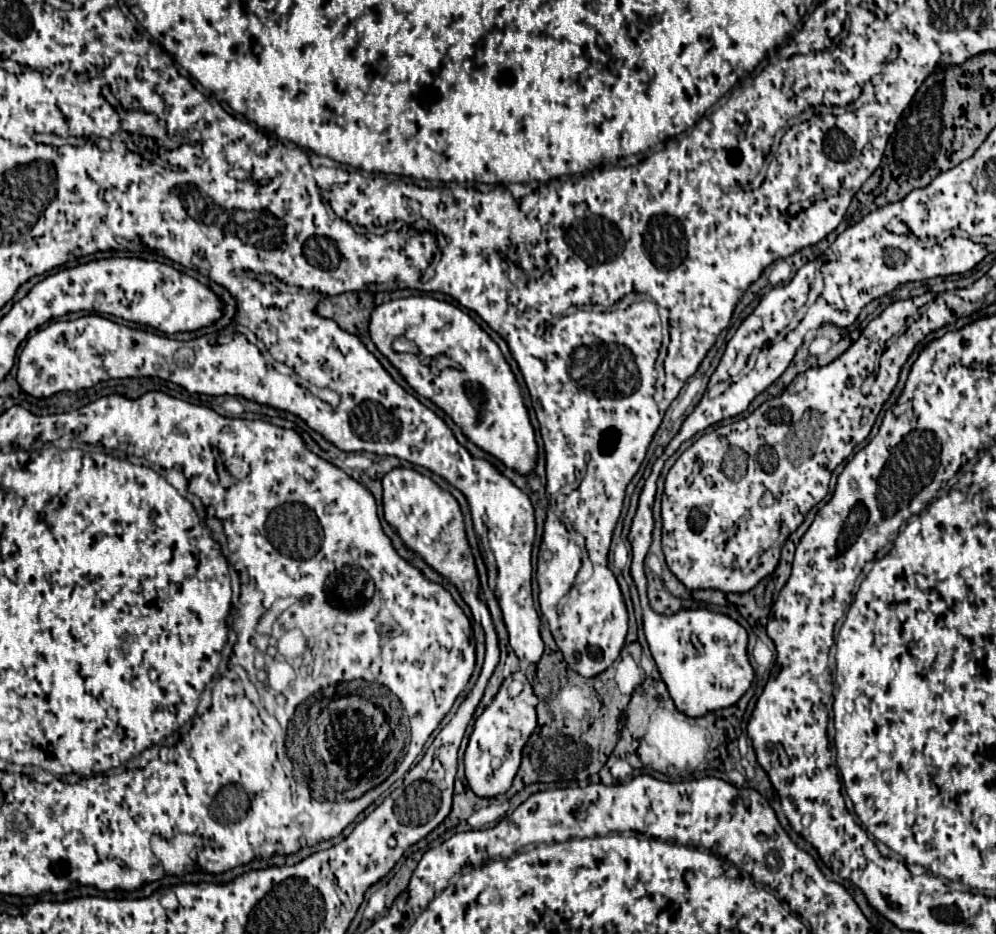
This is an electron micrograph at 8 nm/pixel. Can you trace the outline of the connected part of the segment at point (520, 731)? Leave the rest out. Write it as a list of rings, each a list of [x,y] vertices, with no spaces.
[[[512,676],[504,680],[492,704],[476,718],[474,730],[468,740],[468,748],[464,754],[464,768],[466,768],[466,780],[476,796],[496,798],[498,794],[508,792],[520,766],[522,748],[536,728],[538,697],[528,684],[528,680],[516,696],[510,694],[510,684],[512,684]]]

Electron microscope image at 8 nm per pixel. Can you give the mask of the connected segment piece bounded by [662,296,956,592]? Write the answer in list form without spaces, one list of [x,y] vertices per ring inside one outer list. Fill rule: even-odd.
[[[922,296],[898,300],[876,316],[862,330],[860,338],[834,362],[820,368],[808,368],[798,374],[780,396],[762,402],[746,418],[706,432],[686,448],[670,468],[662,494],[662,552],[670,572],[690,590],[712,588],[722,592],[746,592],[766,574],[774,572],[788,534],[794,532],[804,522],[806,512],[828,494],[832,470],[870,434],[910,352],[928,332],[938,330],[952,320],[956,318],[950,308],[948,314],[940,314],[940,298],[932,298],[930,302],[922,300]],[[876,360],[880,362],[878,374],[870,392],[862,394],[862,384],[874,372]],[[764,490],[774,494],[776,502],[772,508],[762,508],[758,504]]]

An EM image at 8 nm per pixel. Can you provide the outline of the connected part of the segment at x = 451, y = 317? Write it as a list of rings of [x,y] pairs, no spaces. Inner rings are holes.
[[[408,296],[408,298],[398,298],[390,300],[386,304],[380,304],[370,318],[370,338],[374,340],[376,348],[398,368],[398,372],[404,376],[404,380],[424,398],[434,402],[438,408],[442,408],[460,428],[462,432],[482,450],[492,454],[494,458],[502,460],[508,468],[516,470],[518,474],[530,474],[536,466],[538,458],[538,448],[534,440],[534,428],[528,418],[528,410],[524,406],[522,390],[504,360],[498,344],[478,326],[476,320],[472,320],[466,312],[462,312],[458,306],[448,304],[444,300],[436,300],[430,296]],[[398,336],[406,336],[408,340],[414,340],[418,346],[418,354],[402,354],[392,350],[392,340]],[[434,356],[448,356],[454,360],[460,370],[456,368],[436,368],[428,364],[428,358]]]

